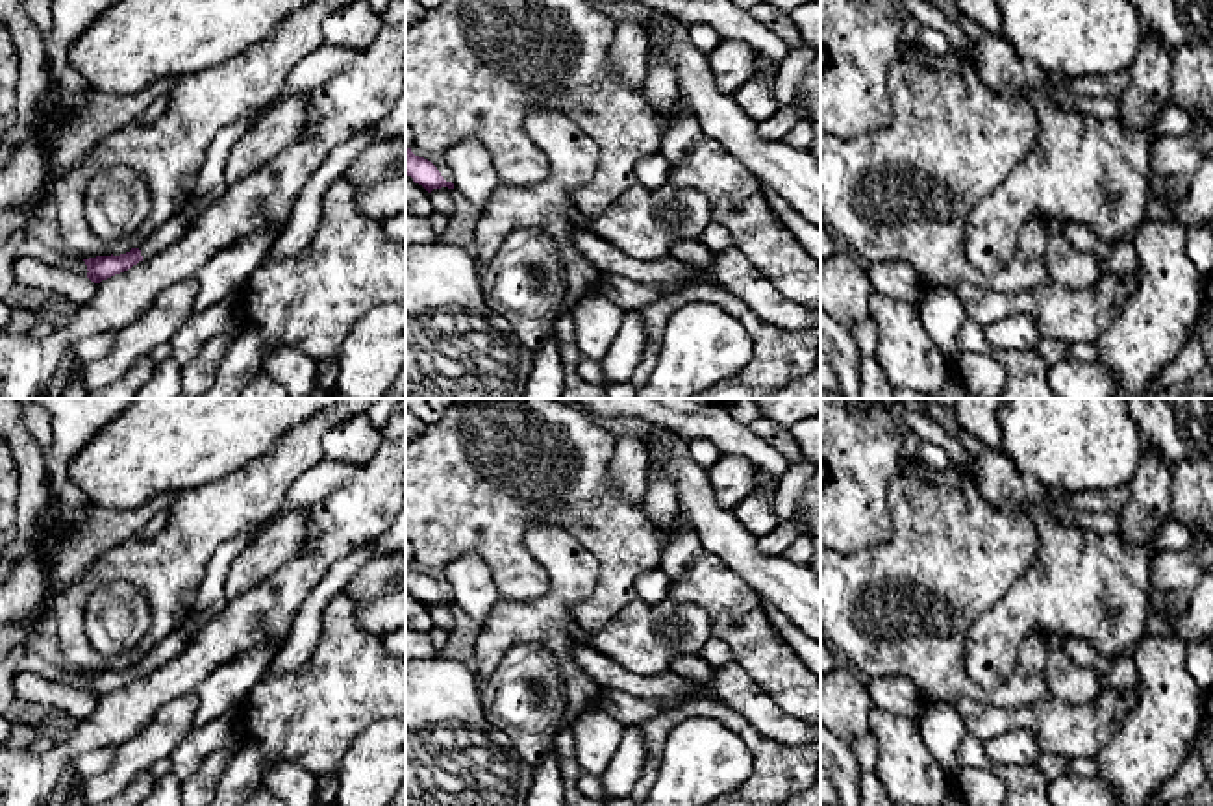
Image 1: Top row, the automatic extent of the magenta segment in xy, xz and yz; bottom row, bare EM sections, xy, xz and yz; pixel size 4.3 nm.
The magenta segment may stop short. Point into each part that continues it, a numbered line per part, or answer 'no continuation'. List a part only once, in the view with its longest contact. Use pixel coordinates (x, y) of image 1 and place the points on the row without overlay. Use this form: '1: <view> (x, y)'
1: xy (169, 647)

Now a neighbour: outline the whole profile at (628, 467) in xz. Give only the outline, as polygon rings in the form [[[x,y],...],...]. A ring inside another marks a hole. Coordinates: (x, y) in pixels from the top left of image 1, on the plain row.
[[[643,434],[620,435],[609,463],[609,485],[628,500],[643,500],[646,493],[648,450]]]

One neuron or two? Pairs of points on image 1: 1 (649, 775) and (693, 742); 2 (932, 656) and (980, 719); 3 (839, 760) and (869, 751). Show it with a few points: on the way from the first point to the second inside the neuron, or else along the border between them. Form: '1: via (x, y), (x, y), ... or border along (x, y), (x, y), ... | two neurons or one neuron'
1: border along (675, 727), (662, 751), (658, 777), (650, 786) | two neurons
2: border along (950, 703), (975, 699), (1006, 708) | two neurons
3: border along (849, 743), (862, 771) | two neurons

